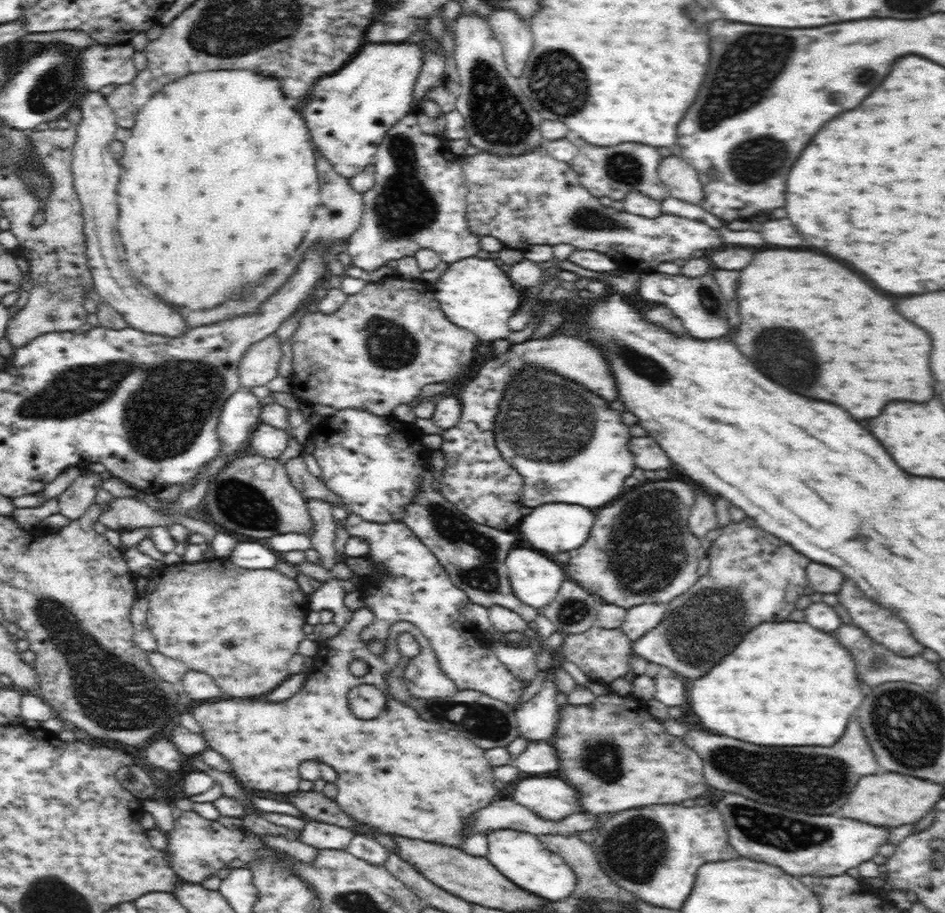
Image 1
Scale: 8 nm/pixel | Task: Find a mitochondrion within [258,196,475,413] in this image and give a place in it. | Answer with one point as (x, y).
(390, 346)

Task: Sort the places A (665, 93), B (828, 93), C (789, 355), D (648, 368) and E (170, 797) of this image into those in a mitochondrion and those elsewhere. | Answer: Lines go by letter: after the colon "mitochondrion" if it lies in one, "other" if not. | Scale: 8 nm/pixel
A: other
B: mitochondrion
C: mitochondrion
D: mitochondrion
E: other

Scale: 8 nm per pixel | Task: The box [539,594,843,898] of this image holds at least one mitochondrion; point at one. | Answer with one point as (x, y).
(634, 850)

